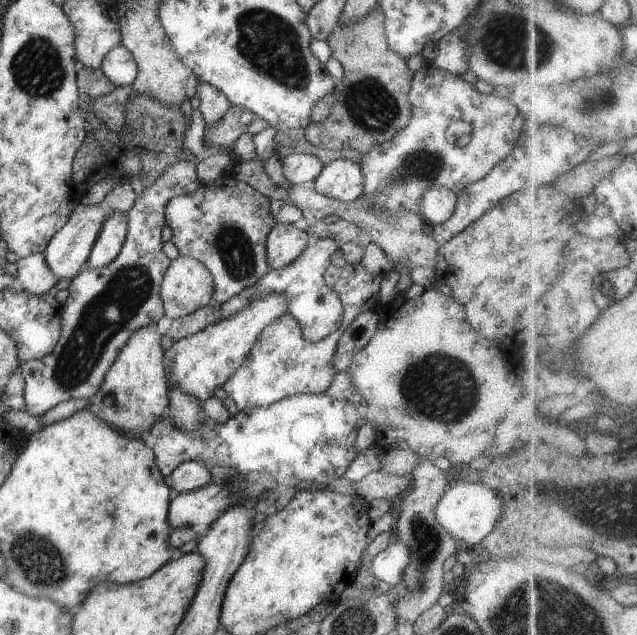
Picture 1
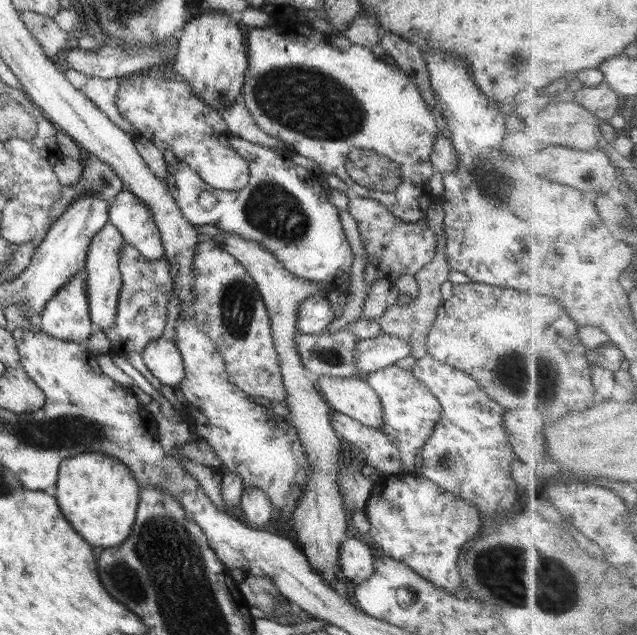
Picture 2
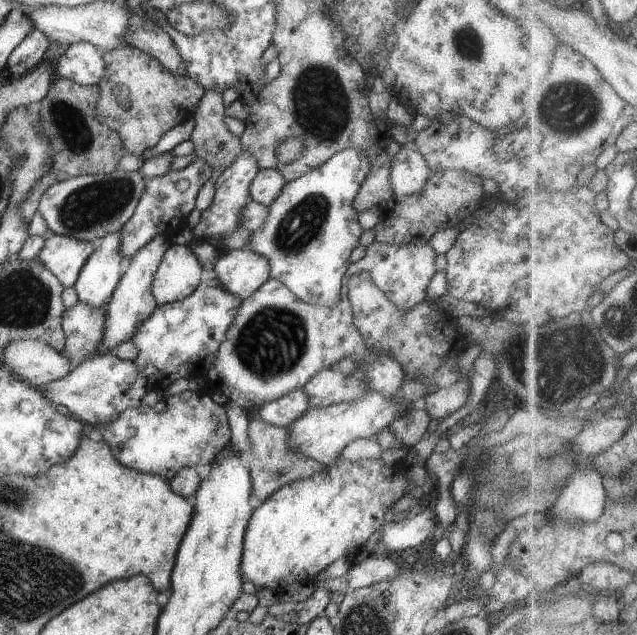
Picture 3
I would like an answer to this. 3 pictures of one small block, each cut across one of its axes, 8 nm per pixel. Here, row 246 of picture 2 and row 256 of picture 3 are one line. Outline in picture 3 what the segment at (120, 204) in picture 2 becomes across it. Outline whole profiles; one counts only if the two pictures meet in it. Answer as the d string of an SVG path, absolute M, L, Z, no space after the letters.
M156 235L148 244L145 244L136 256L126 263L127 269L124 276L119 280L118 286L112 293L107 306L105 318L105 331L103 344L108 352L112 352L122 342L131 340L133 334L137 331L141 323L143 323L157 307L151 286L153 278L158 270L158 265L163 259L164 253L170 245L169 237Z

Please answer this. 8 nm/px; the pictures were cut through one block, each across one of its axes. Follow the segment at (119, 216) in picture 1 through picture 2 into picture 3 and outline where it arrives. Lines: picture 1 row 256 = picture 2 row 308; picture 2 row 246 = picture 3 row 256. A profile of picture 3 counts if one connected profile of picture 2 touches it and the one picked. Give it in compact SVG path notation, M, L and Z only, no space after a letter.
M120 233L106 235L80 269L73 286L86 305L99 307L109 302L127 269L119 248Z

